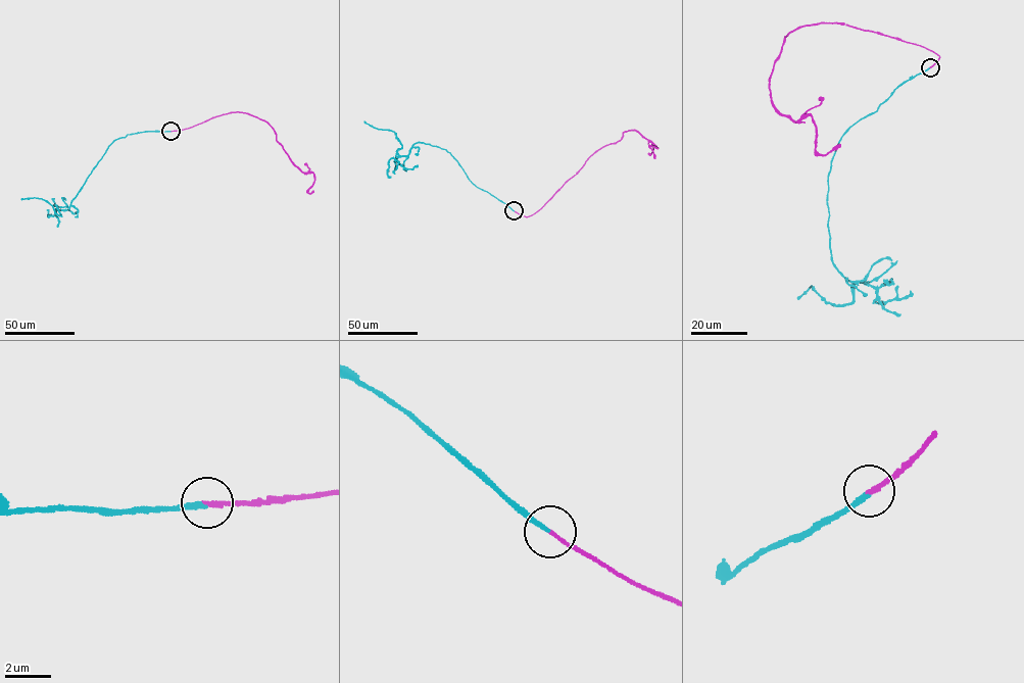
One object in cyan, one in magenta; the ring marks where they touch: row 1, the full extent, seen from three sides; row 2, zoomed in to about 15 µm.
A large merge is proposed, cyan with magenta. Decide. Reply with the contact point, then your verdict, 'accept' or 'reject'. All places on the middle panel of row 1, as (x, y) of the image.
at (514, 210); accept

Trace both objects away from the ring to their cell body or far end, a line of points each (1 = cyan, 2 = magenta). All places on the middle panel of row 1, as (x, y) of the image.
1: (514, 210), (473, 184), (445, 149), (419, 142), (400, 155), (395, 133), (363, 122)
2: (514, 210), (526, 216), (536, 212), (591, 155), (628, 130), (656, 147), (649, 147), (655, 158)

